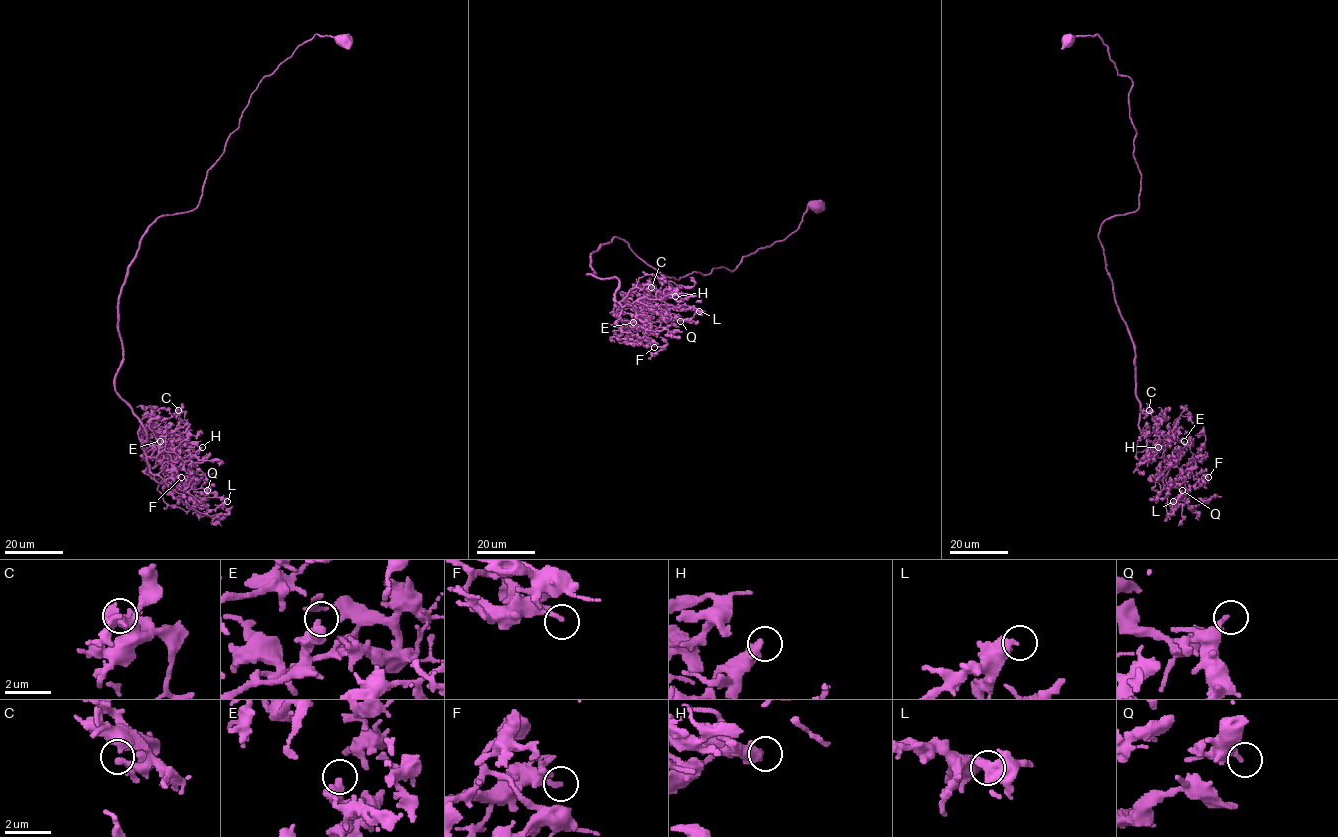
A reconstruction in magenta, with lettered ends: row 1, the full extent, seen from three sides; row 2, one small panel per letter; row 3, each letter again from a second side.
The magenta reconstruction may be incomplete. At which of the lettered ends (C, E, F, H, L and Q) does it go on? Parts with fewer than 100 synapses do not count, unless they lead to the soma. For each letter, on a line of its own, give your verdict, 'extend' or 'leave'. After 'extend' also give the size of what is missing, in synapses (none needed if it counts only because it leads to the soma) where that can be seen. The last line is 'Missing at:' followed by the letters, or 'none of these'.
C: leave
E: leave
F: leave
H: leave
L: leave
Q: leave
Missing at: none of these

